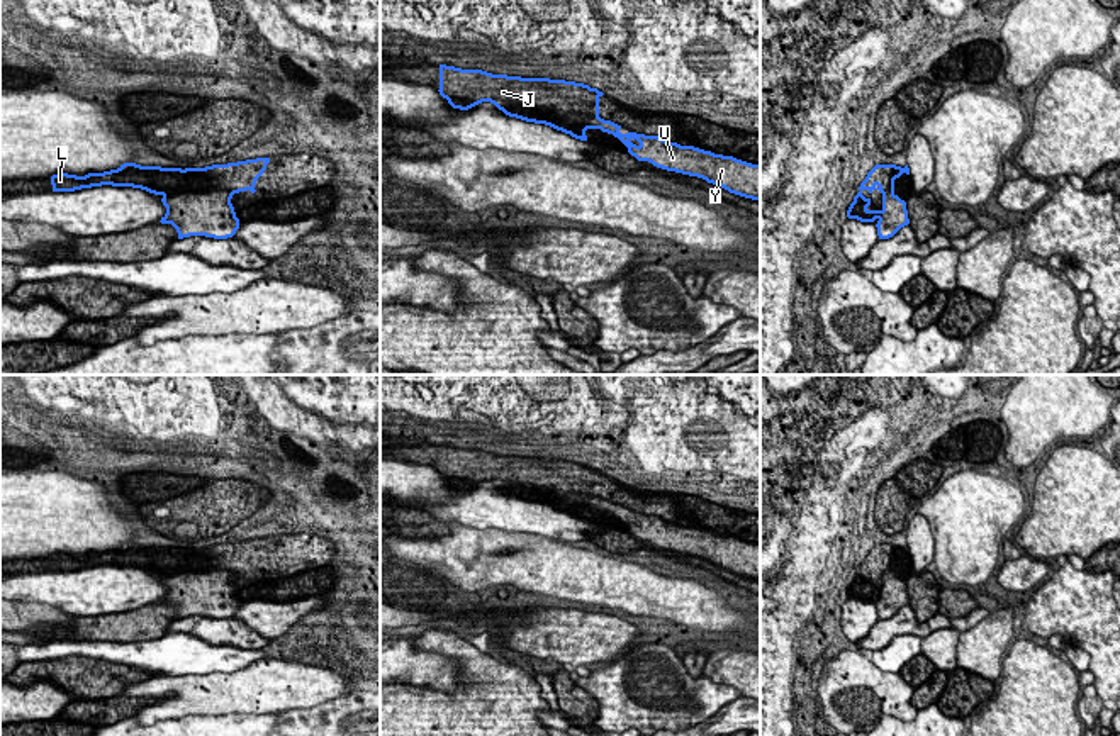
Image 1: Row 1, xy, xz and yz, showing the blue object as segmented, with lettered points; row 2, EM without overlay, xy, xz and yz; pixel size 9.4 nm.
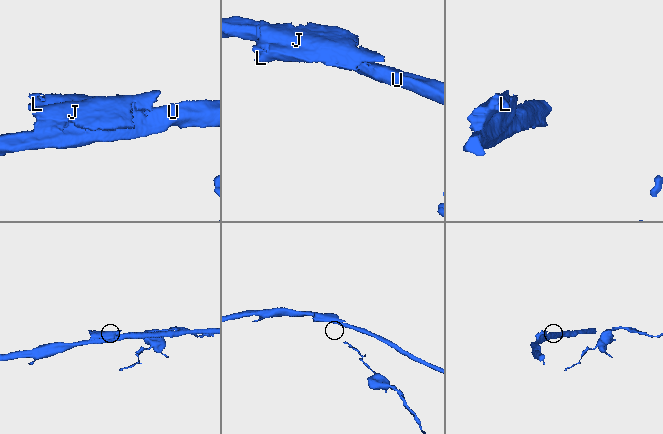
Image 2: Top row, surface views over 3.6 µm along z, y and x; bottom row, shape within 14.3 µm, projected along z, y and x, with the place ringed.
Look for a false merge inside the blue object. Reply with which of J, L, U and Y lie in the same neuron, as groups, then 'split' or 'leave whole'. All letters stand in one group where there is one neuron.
J L / U Y; split

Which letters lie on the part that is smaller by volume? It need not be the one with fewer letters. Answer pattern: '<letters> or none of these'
J, L

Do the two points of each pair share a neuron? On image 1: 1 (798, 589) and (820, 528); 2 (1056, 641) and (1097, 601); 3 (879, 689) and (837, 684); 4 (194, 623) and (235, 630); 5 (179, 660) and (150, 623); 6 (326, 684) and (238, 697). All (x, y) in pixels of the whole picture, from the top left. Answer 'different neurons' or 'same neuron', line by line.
1: same neuron
2: different neurons
3: same neuron
4: same neuron
5: different neurons
6: same neuron

